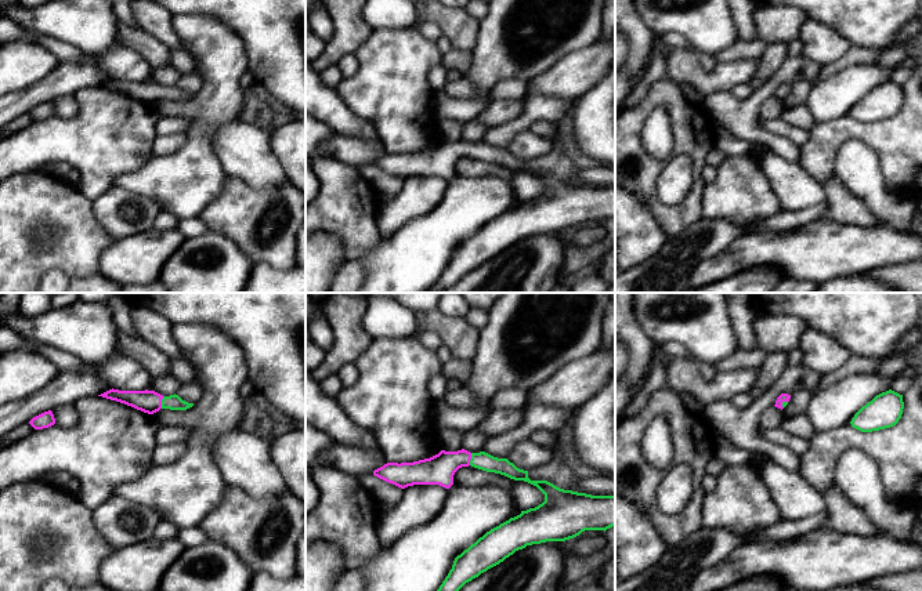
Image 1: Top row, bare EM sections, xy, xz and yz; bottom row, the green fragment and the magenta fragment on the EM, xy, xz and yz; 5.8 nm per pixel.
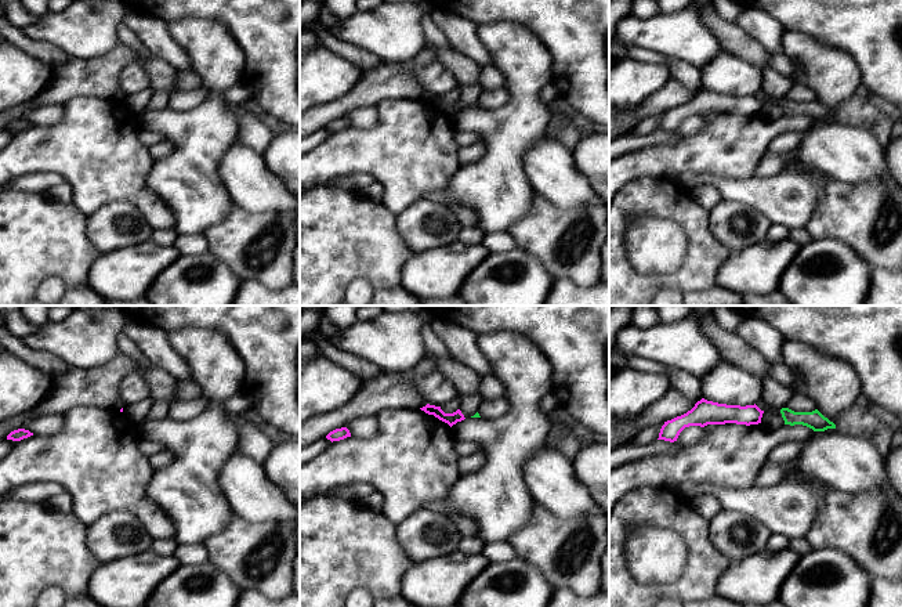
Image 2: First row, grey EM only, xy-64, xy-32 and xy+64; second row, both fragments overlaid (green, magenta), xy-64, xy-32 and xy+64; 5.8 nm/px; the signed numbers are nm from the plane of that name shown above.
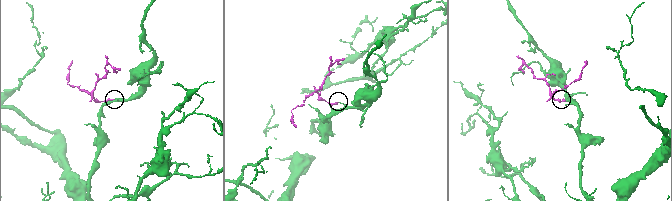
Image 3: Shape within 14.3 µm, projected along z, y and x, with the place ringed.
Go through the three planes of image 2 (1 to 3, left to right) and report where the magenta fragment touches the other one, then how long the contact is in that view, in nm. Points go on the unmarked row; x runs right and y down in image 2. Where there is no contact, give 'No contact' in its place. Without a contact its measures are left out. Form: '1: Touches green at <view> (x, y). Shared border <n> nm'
1: No contact
2: No contact
3: No contact

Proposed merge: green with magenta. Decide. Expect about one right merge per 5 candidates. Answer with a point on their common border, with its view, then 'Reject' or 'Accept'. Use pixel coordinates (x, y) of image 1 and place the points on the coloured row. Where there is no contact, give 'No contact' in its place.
Touches green at xy (162, 402). Accept

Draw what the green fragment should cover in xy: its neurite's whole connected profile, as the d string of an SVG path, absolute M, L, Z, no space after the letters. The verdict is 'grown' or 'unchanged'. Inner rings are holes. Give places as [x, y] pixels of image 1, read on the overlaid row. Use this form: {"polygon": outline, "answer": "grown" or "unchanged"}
{"polygon": "M112 388L98 396L124 403L148 414L153 414L160 409L187 410L194 406L194 403L182 400L176 394L170 396L163 396L155 391L148 391L148 389L119 391Z", "answer": "grown"}

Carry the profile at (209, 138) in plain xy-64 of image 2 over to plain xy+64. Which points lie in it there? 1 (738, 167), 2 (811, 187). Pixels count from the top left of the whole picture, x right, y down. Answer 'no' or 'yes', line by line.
1: no
2: yes

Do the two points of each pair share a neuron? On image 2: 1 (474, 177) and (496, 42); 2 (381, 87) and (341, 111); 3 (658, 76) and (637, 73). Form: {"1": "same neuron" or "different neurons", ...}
{"1": "same neuron", "2": "same neuron", "3": "same neuron"}

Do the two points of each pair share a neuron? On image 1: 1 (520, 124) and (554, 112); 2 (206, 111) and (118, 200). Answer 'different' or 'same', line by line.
1: same
2: different

